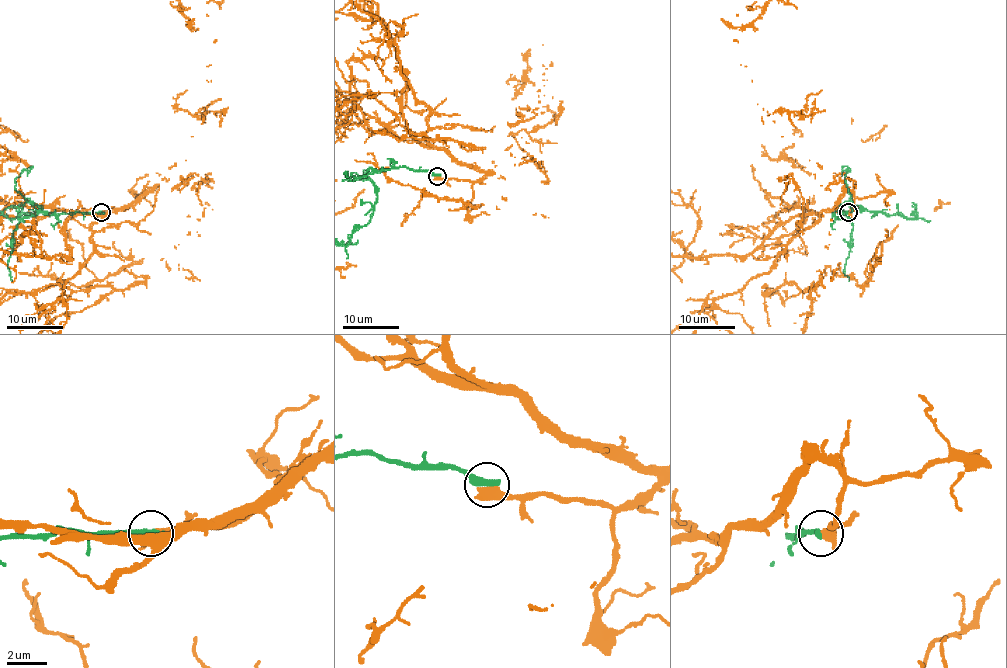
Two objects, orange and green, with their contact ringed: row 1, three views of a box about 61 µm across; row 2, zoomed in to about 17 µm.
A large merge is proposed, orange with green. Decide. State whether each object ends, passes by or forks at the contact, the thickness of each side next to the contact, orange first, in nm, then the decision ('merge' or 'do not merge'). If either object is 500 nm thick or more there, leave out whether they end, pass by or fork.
600 nm thick on the orange side, 440 nm on the other; merge

